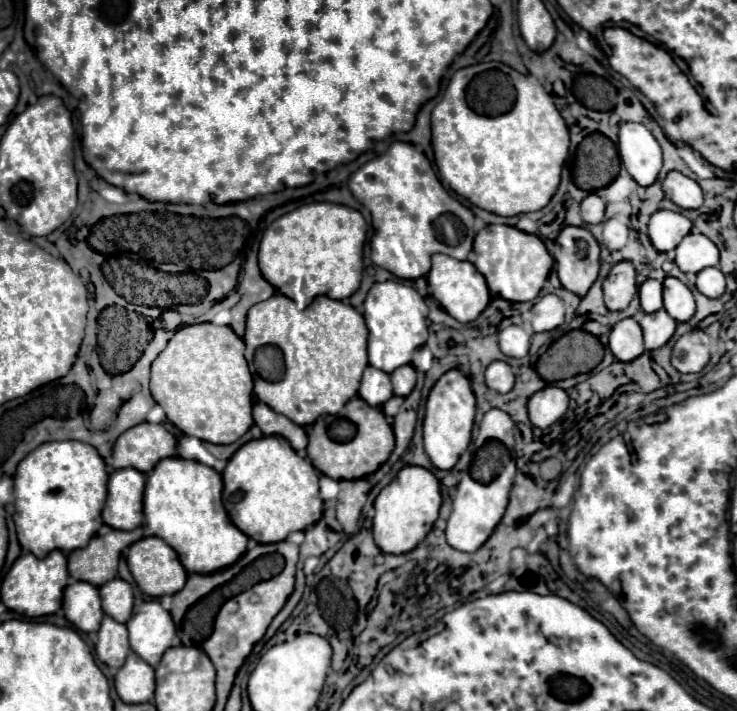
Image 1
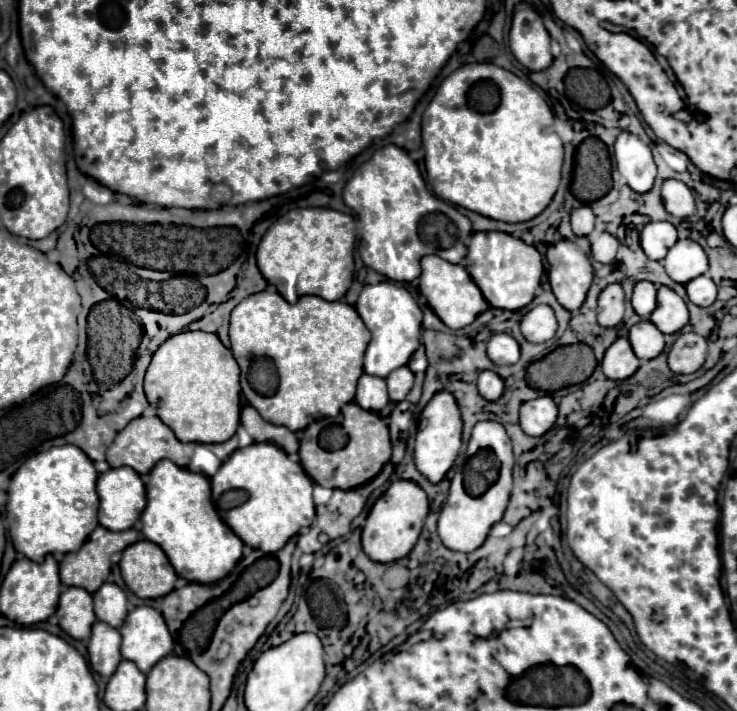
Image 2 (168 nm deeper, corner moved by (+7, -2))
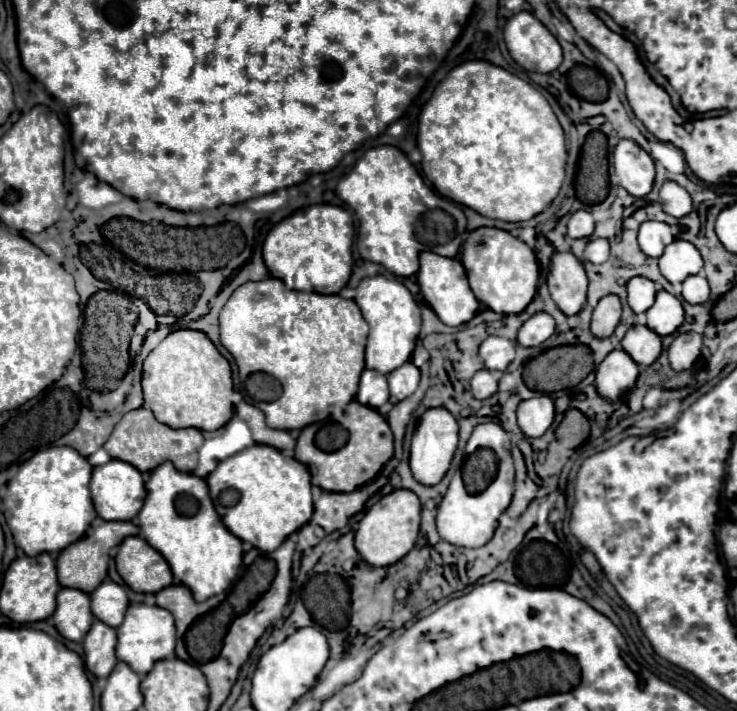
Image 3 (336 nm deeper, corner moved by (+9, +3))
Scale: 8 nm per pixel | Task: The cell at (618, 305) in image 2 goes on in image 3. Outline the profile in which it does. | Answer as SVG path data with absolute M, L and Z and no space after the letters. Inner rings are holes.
M607 294L607 298L601 298L599 304L593 310L593 320L591 320L591 332L599 338L611 336L615 326L619 324L621 318L621 302L619 296Z

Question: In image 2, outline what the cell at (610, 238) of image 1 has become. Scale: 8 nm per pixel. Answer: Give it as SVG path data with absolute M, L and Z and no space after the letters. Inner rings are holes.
M593 231L587 237L591 241L593 259L599 261L599 263L613 263L615 255L617 255L617 249L619 249L617 239L613 235L609 235L609 233L597 233L597 231Z

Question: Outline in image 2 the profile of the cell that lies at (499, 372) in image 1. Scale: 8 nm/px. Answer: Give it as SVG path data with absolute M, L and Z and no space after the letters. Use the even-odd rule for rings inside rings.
M483 371L483 373L479 375L479 379L477 379L477 389L479 389L479 393L481 393L483 399L487 399L487 401L497 401L497 399L503 395L505 385L503 385L503 379L501 379L497 373L493 373L493 371Z

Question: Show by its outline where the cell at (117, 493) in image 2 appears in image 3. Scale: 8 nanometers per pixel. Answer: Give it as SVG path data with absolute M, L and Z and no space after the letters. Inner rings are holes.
M111 460L103 466L93 468L93 478L91 478L91 498L95 504L97 514L103 520L133 520L139 510L143 508L147 490L141 478L141 472L131 466L129 462L123 460Z

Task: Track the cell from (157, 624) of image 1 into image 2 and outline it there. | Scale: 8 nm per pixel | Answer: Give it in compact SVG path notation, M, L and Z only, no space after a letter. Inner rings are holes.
M135 607L119 627L119 633L123 637L123 659L133 661L141 673L147 673L157 661L173 651L173 637L167 623L153 607Z

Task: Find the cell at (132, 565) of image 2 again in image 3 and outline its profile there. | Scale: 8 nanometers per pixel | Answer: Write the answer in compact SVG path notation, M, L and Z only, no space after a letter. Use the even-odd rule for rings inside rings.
M141 536L125 538L115 556L117 572L129 588L143 594L155 594L173 584L167 560Z

